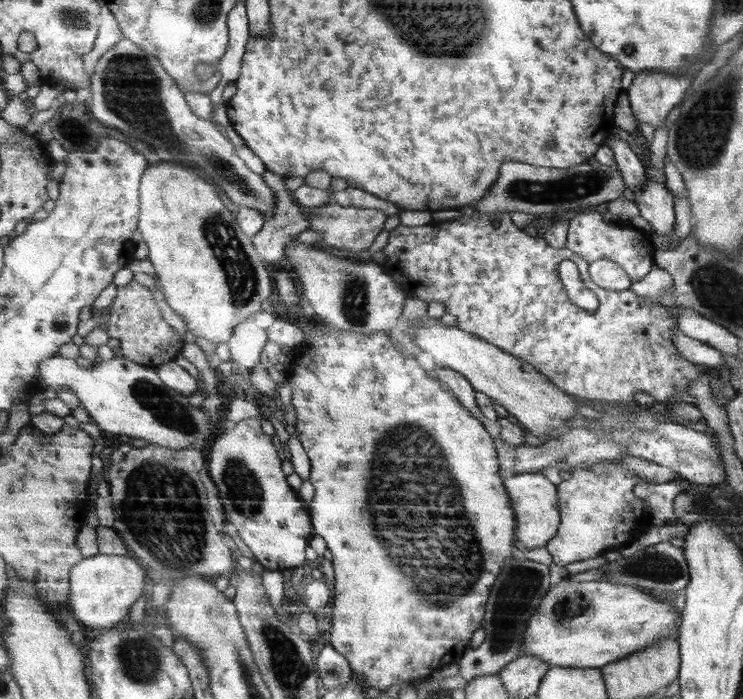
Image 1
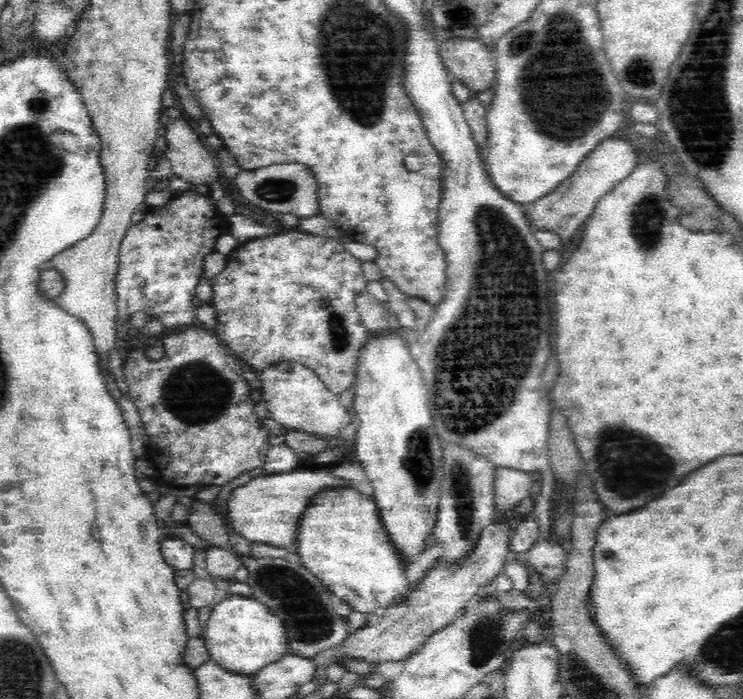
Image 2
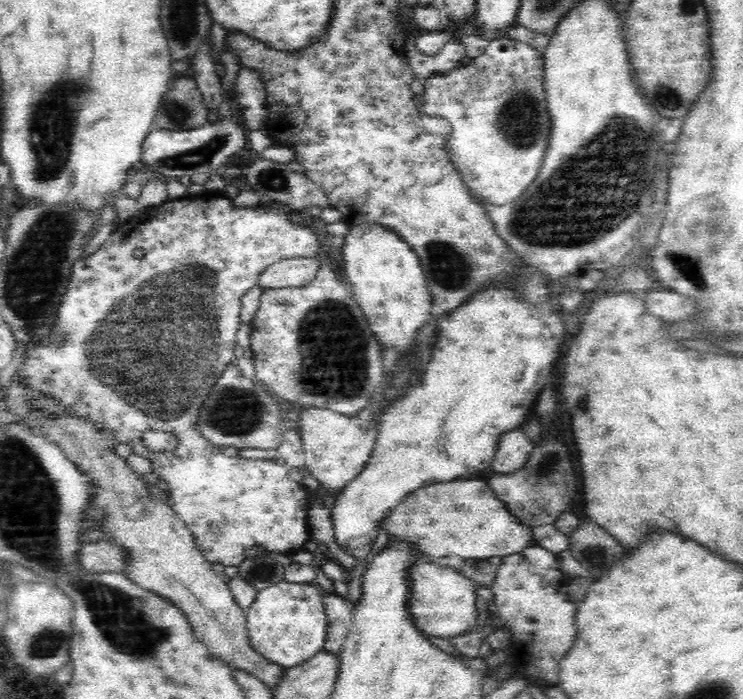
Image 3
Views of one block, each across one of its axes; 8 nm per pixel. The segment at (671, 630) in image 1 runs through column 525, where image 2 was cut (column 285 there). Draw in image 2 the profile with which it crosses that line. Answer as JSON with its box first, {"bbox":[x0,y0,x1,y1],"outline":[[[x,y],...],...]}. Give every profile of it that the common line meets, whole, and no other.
{"bbox":[201,594,288,676],"outline":[[[228,594],[212,610],[201,637],[210,660],[225,671],[242,676],[258,672],[267,664],[280,660],[288,651],[288,637],[284,633],[282,619],[252,596]]]}

